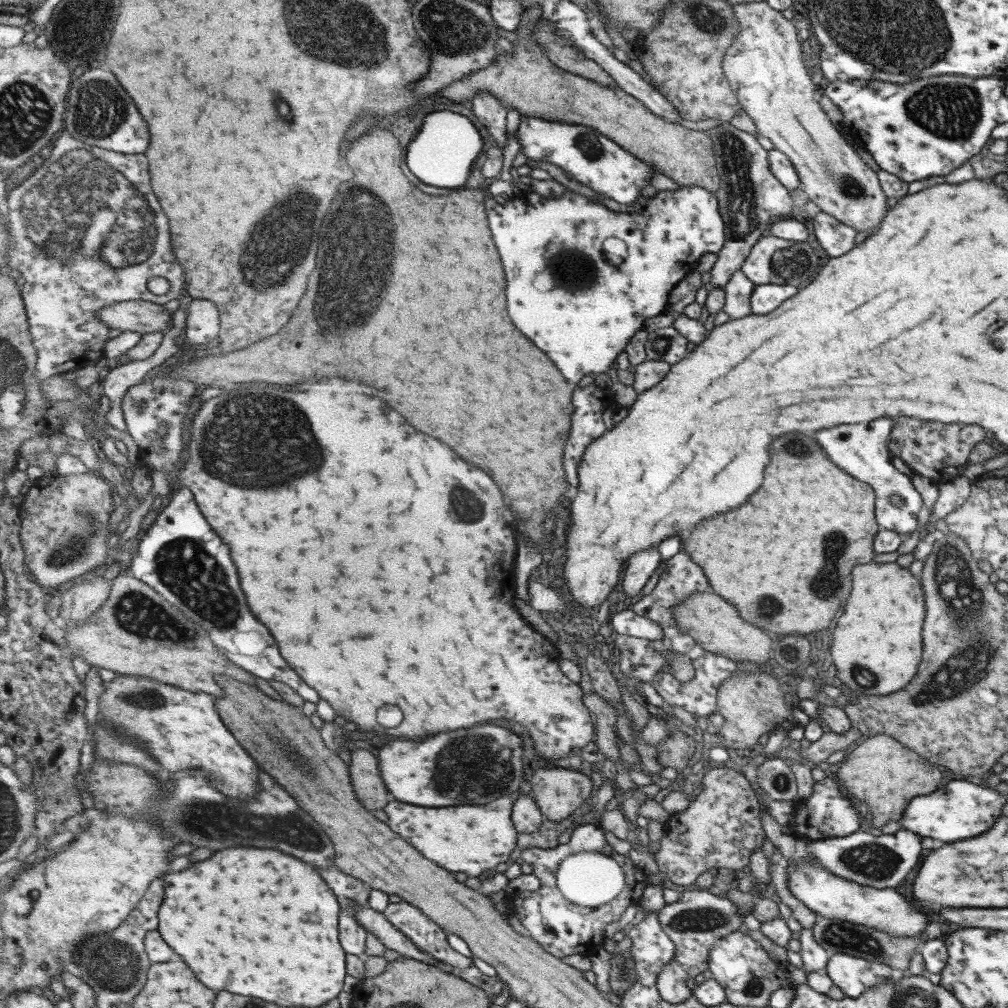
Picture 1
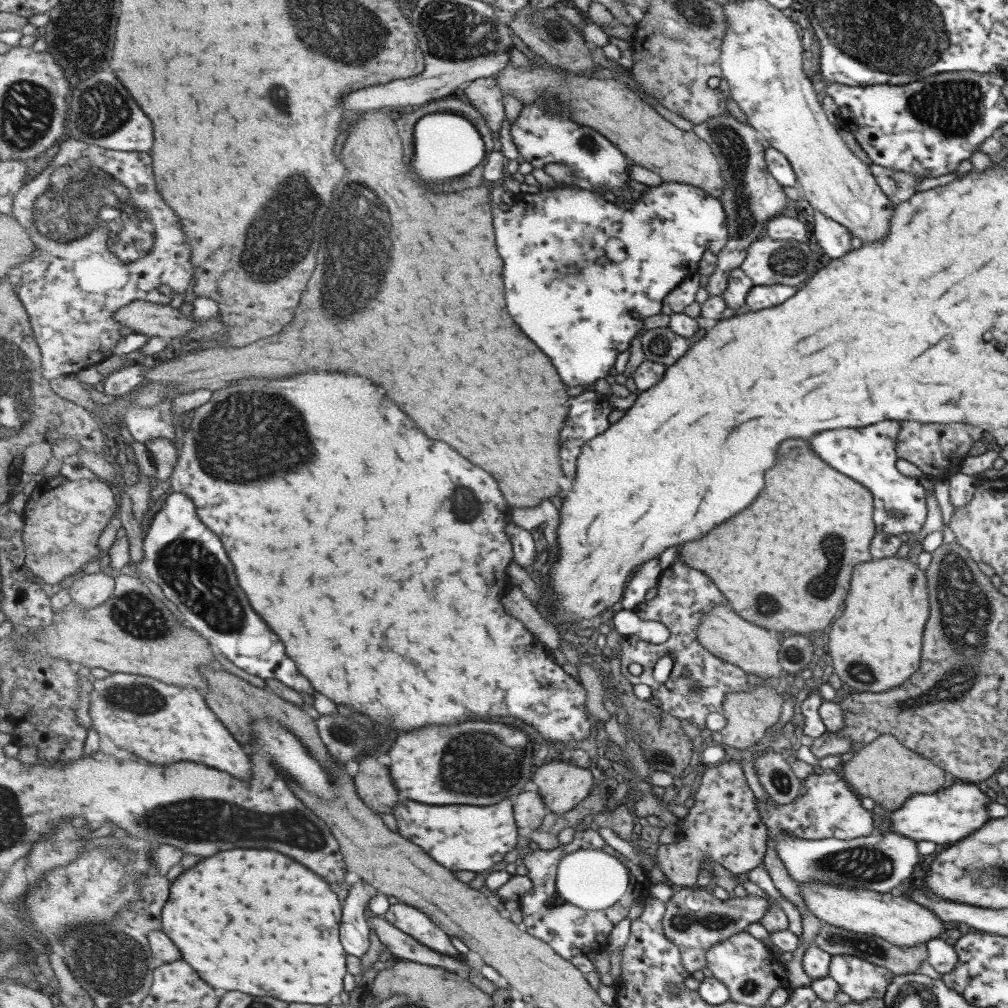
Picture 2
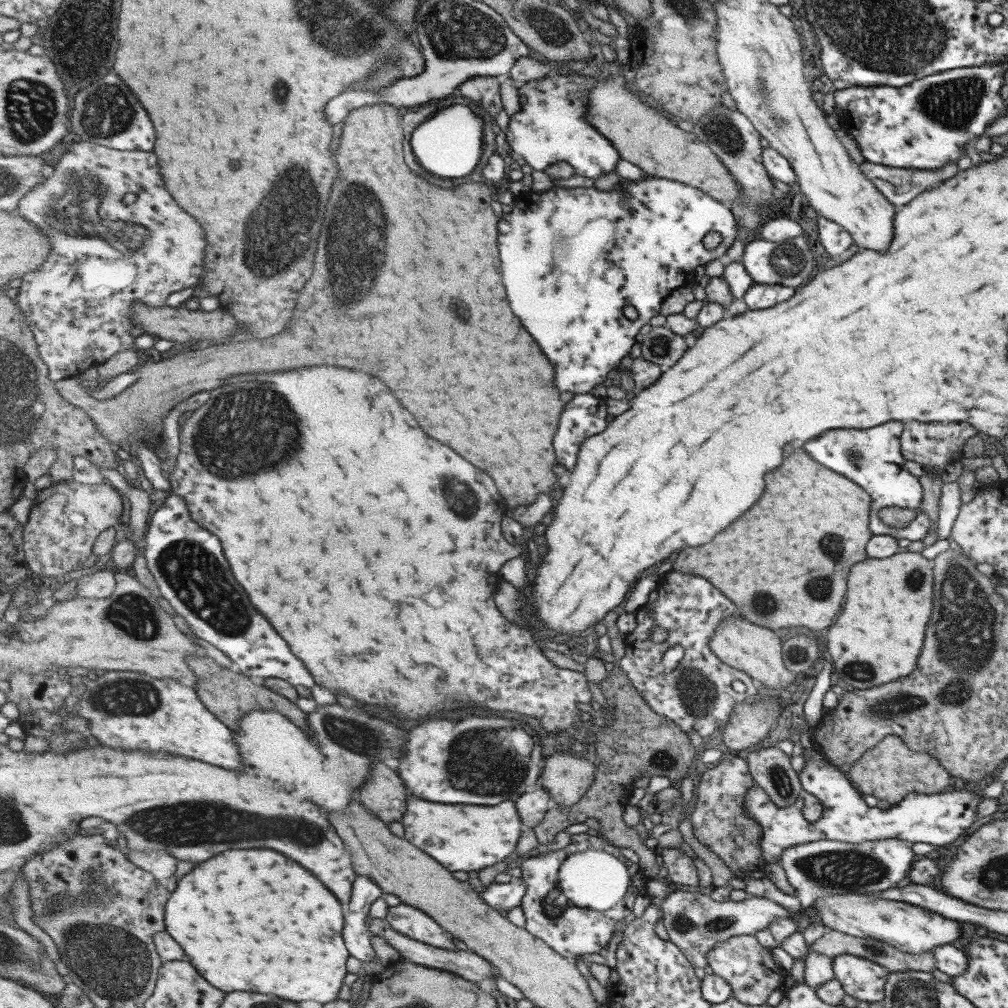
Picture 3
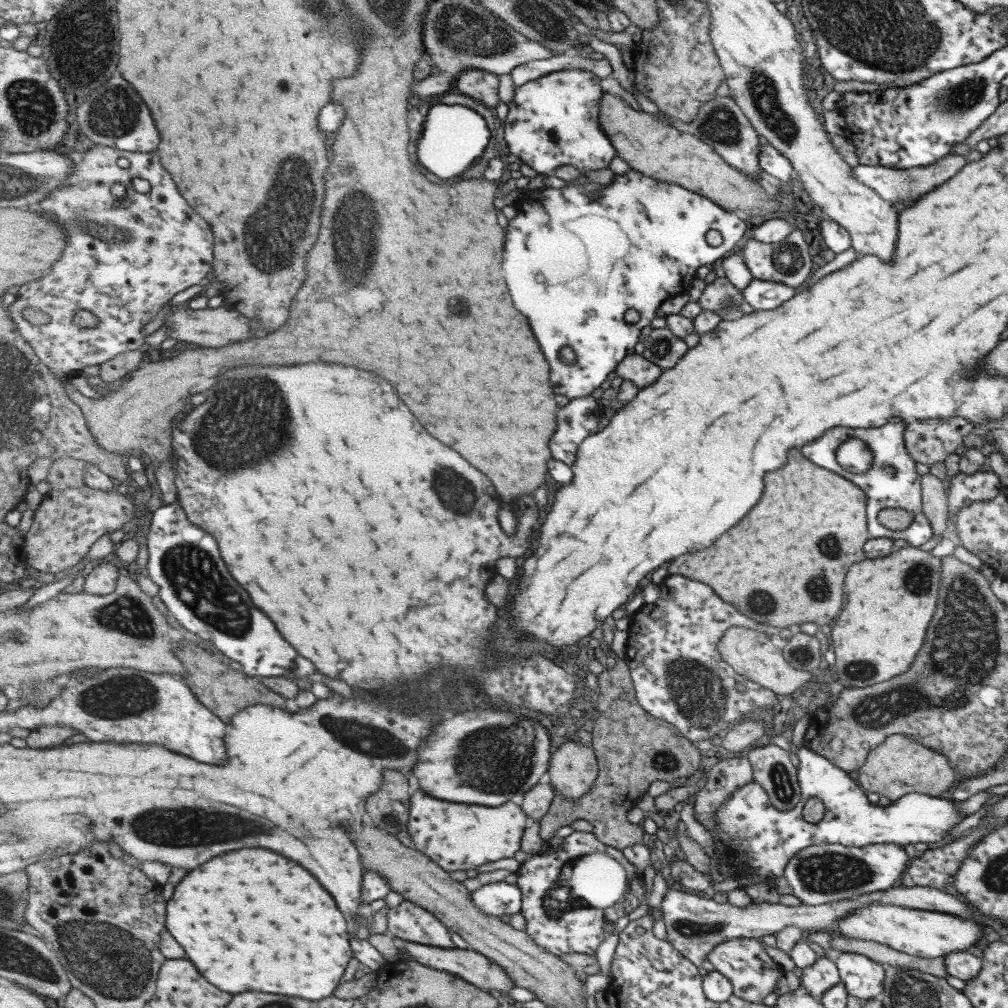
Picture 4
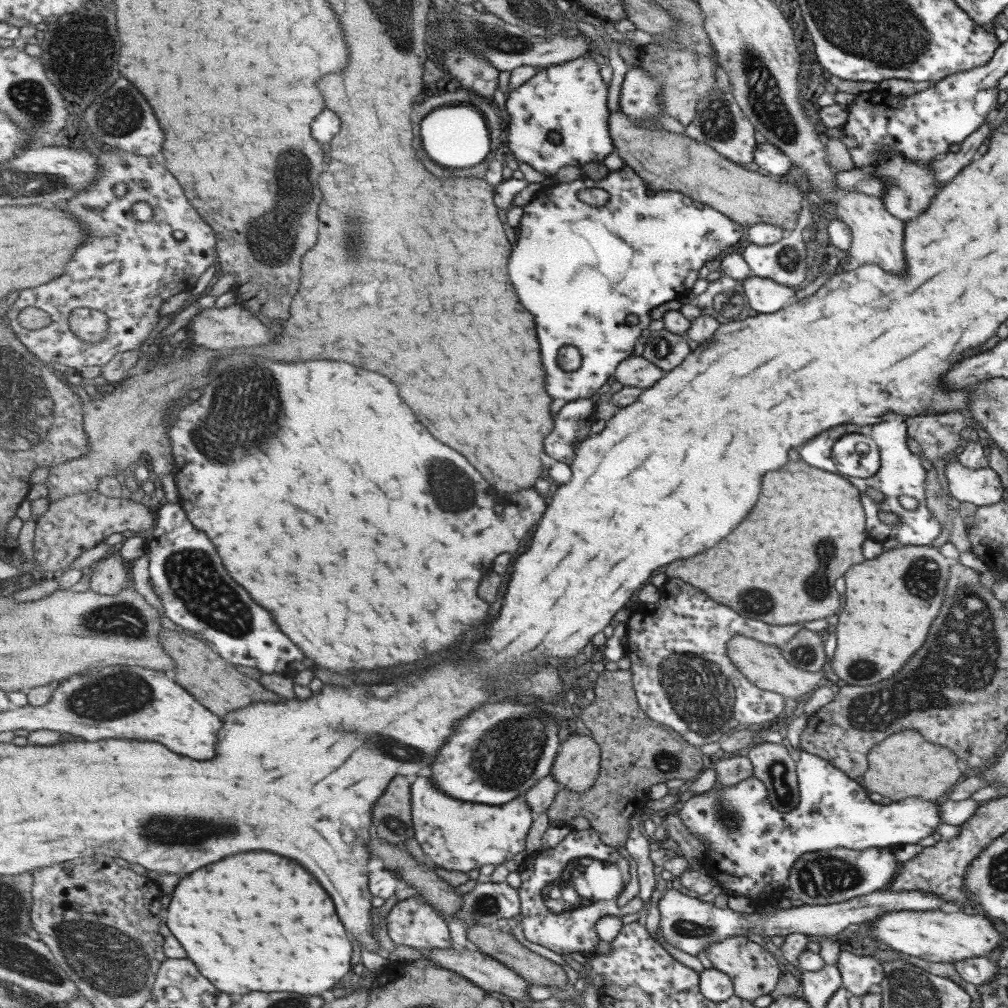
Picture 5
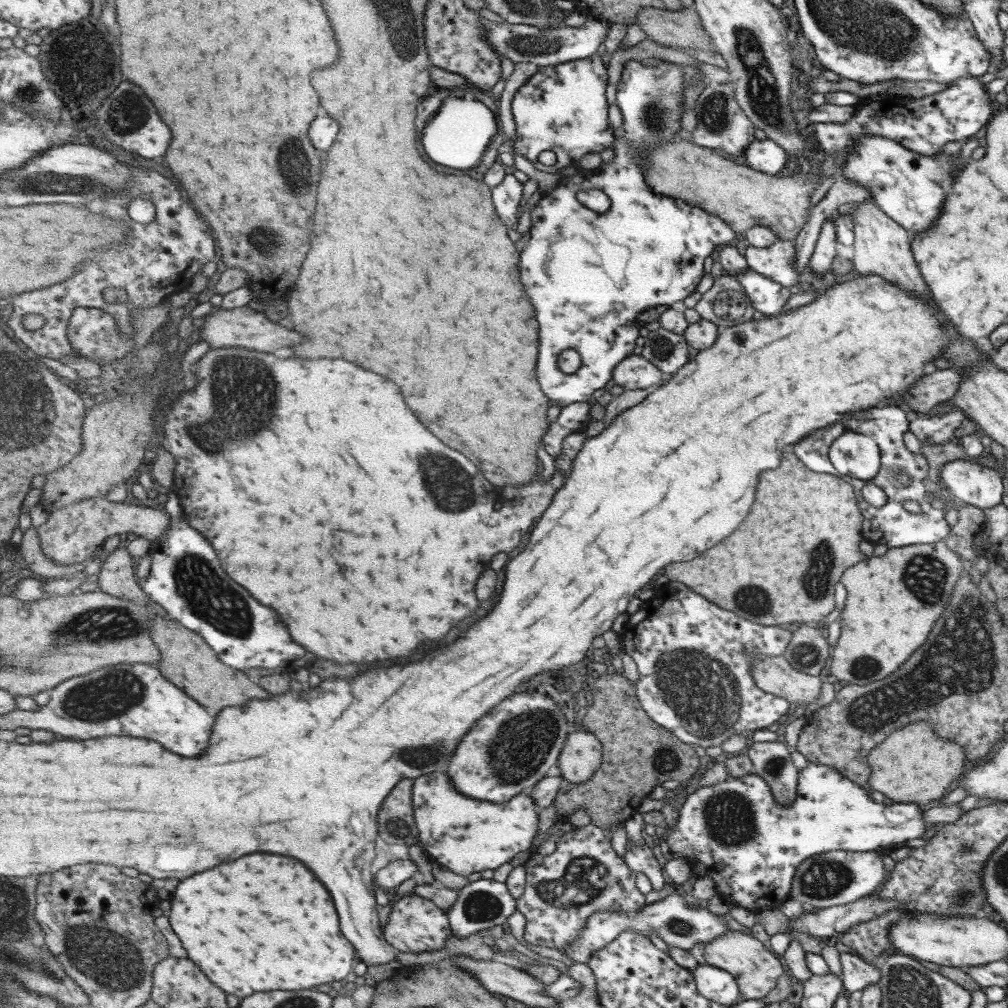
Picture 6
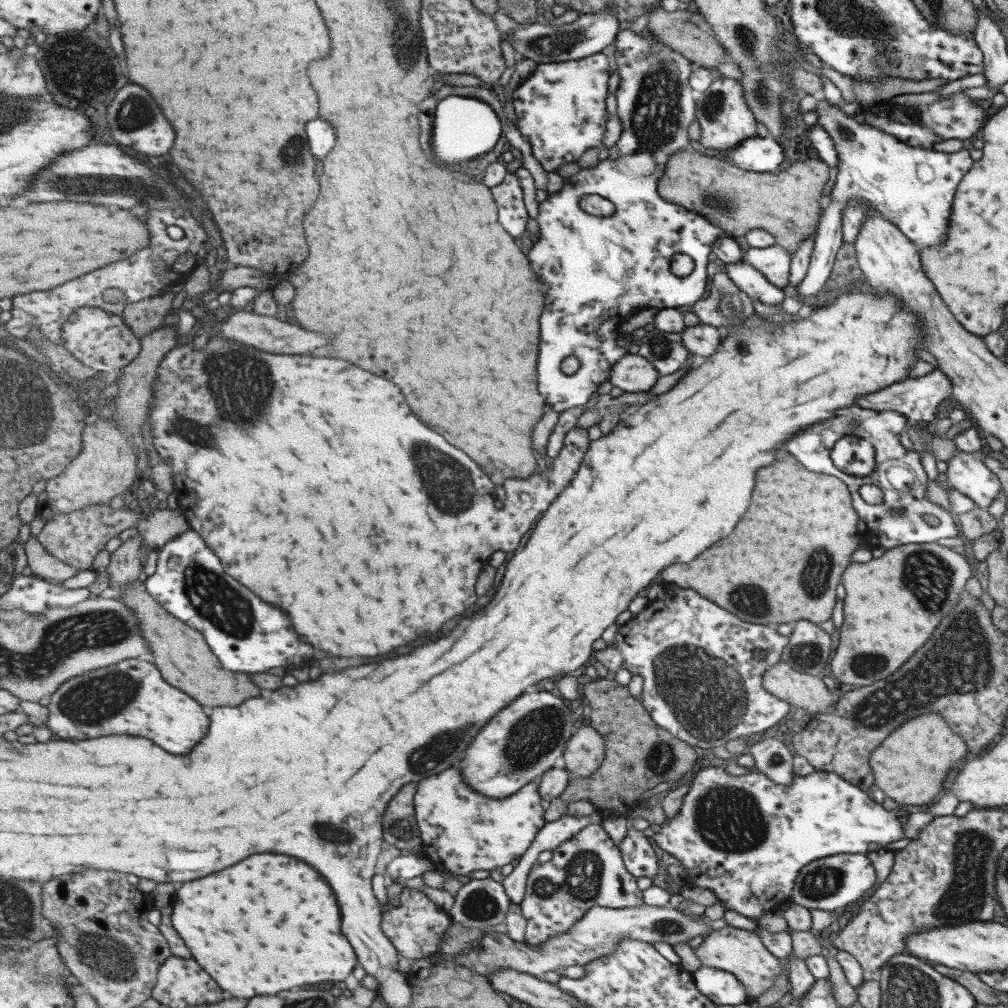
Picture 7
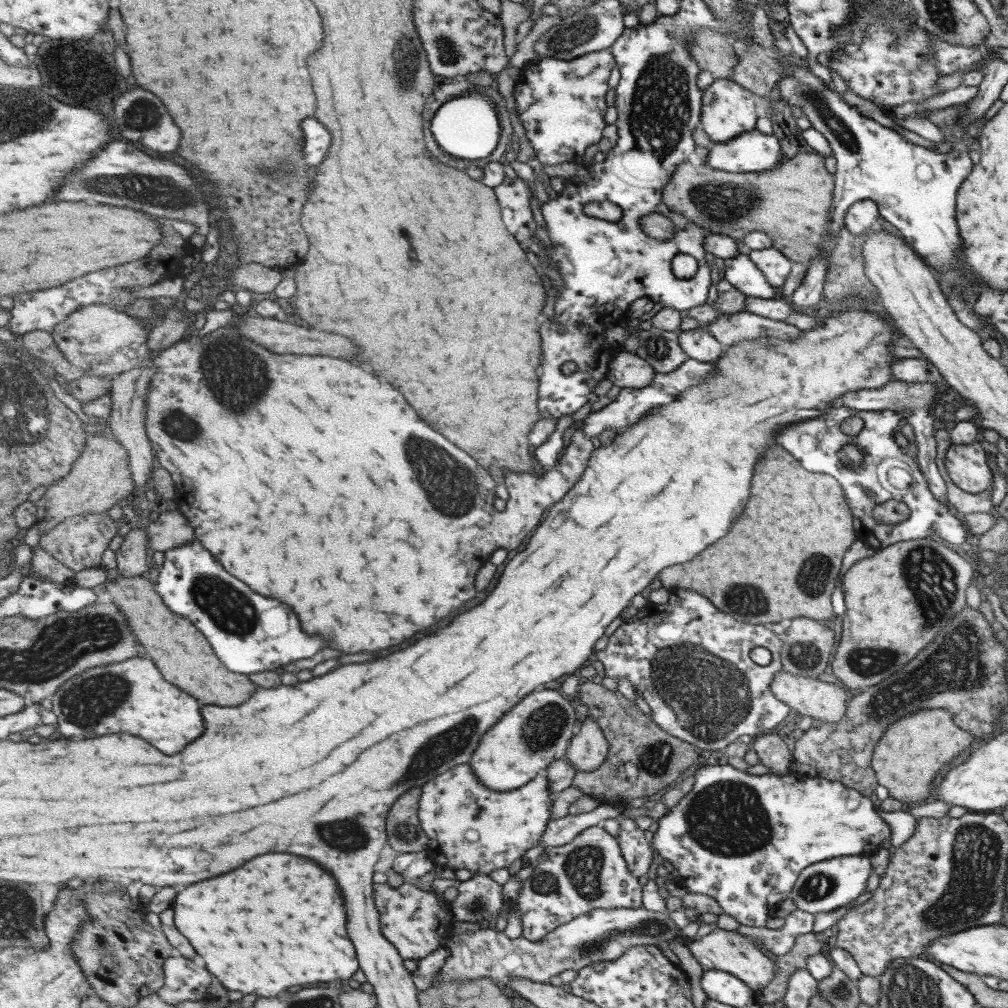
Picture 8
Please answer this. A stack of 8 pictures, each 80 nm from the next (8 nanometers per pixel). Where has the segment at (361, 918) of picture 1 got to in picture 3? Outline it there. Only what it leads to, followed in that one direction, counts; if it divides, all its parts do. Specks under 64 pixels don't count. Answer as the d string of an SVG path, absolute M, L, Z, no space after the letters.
M389 926L384 928L383 938L399 952L401 960L409 960L429 968L453 972L475 983L483 982L483 980L493 982L496 980L494 969L497 968L475 951L439 948L409 938Z

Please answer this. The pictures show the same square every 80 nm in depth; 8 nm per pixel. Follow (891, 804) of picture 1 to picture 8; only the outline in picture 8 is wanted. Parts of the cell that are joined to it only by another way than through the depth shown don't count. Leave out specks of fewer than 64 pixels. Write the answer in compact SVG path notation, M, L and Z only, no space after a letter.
M921 709L892 722L877 739L870 756L876 782L904 805L921 802L931 792L933 777L971 744L970 732L959 728L945 709Z

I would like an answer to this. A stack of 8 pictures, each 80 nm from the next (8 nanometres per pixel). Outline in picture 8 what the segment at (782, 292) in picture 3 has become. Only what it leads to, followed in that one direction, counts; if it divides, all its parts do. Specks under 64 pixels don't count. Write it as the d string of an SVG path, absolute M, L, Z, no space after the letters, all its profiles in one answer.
M742 253L724 260L721 270L723 278L746 297L762 299L778 298L778 289L769 286L763 273L755 263Z

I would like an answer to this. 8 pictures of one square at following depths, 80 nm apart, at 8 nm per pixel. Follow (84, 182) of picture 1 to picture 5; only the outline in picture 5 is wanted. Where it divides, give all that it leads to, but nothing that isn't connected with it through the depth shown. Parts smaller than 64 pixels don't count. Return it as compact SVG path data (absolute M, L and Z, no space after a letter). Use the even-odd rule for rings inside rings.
M120 149L115 152L97 151L97 156L102 164L102 172L92 182L92 186L82 190L77 197L57 205L63 210L69 208L71 214L97 230L97 234L93 234L93 238L86 242L81 250L77 250L77 258L73 258L69 263L63 276L45 286L20 291L18 299L4 312L20 341L49 365L57 362L71 368L105 366L117 353L145 349L143 341L147 340L149 332L157 326L161 306L171 296L191 290L199 282L201 274L219 259L219 236L216 230L191 206L181 184L169 170L165 170L151 156L141 156ZM135 202L146 202L151 206L153 217L150 221L139 221L131 214ZM27 306L34 306L48 313L52 320L50 324L41 329L20 326L17 313ZM81 307L102 310L108 314L110 327L104 340L84 342L73 332L72 313Z

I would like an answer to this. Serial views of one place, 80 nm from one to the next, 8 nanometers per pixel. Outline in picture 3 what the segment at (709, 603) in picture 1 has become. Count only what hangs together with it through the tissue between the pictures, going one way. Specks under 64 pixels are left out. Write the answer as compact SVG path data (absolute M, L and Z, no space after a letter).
M728 616L718 624L714 636L709 640L710 649L717 658L727 666L740 670L741 674L747 674L749 678L755 678L767 688L784 688L790 686L795 679L804 682L805 675L798 675L783 666L781 654L781 643L777 634L771 629L753 625L741 617Z

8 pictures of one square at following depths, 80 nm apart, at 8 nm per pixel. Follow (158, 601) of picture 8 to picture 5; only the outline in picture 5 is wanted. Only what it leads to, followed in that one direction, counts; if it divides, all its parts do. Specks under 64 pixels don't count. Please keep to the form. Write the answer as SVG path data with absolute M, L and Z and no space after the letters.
M165 628L161 632L161 640L165 642L167 654L177 664L177 668L175 668L177 682L181 682L181 686L185 686L185 690L189 690L195 698L201 698L201 702L205 702L205 706L209 706L209 710L213 710L215 714L221 714L223 718L225 718L225 714L229 710L237 710L237 708L243 708L243 706L246 707L256 702L271 701L279 703L284 700L276 692L263 688L257 680L241 674L234 664L227 664L215 652L215 648L211 648L197 634L193 636L193 634L185 634L185 632L177 632L177 630L167 630Z

